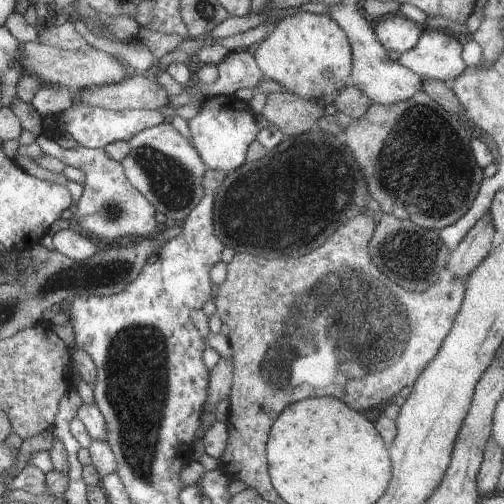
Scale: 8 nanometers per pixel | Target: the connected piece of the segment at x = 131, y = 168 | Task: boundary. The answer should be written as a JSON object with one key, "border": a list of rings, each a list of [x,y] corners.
{"border":[[[162,122],[159,125],[145,128],[142,132],[130,138],[128,144],[132,152],[124,160],[121,160],[121,163],[129,183],[144,195],[146,200],[156,208],[157,212],[181,224],[188,217],[188,214],[200,203],[202,196],[205,196],[203,176],[208,168],[203,163],[196,147],[171,122]]]}

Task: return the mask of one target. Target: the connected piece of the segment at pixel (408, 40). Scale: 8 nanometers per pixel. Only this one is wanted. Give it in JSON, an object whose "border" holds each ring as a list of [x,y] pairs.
{"border":[[[393,15],[386,20],[380,20],[376,24],[376,38],[389,50],[394,52],[406,52],[419,44],[418,38],[422,30],[413,20]]]}

